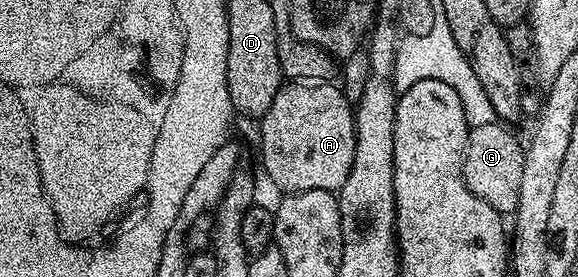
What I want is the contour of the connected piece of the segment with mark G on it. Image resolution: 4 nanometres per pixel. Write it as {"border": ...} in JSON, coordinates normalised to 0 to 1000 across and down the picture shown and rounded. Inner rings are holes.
{"border":[[[870,444],[810,462],[808,527],[801,549],[801,643],[811,690],[867,776],[889,773],[901,704],[901,617],[908,606],[907,513],[898,513],[877,466],[882,462]]]}

